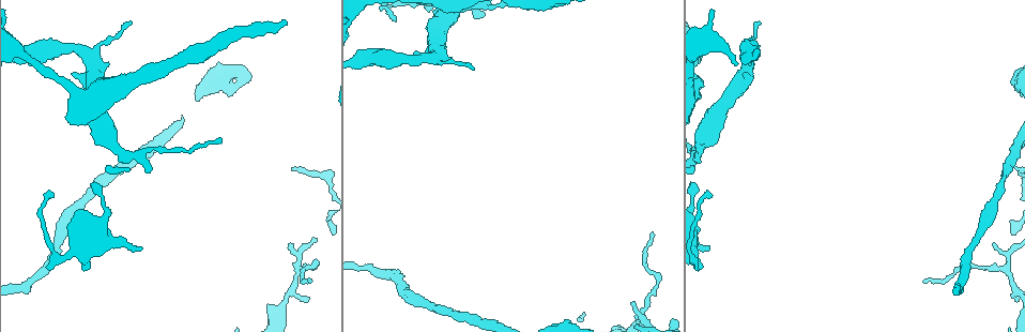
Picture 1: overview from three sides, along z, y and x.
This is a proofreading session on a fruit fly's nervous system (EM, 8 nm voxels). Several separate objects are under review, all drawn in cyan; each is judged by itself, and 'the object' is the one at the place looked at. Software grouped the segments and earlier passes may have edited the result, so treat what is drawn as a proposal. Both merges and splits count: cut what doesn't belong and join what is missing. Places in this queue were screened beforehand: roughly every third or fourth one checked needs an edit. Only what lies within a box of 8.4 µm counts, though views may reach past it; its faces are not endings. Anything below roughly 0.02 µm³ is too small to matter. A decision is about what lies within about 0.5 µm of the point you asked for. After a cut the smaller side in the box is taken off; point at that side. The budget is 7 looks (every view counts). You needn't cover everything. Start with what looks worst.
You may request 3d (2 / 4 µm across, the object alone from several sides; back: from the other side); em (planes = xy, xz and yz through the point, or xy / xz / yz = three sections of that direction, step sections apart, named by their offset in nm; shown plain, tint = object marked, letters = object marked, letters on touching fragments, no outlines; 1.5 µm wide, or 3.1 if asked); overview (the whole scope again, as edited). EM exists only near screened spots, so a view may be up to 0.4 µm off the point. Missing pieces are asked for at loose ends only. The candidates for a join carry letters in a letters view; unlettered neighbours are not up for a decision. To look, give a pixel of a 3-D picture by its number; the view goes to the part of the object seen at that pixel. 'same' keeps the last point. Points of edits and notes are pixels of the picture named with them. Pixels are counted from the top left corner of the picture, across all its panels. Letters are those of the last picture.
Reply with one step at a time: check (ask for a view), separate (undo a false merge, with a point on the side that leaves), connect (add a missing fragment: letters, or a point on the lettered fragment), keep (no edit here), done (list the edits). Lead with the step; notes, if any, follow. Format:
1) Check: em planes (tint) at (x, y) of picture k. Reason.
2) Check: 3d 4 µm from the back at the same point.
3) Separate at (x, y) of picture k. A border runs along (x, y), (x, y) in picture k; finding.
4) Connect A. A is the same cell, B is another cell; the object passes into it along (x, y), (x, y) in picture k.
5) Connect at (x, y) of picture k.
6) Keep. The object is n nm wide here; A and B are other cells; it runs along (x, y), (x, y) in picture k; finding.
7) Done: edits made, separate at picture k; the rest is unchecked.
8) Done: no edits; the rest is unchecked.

Check: 3d 2 µm at (482, 16) of picture 1. Tapers out.

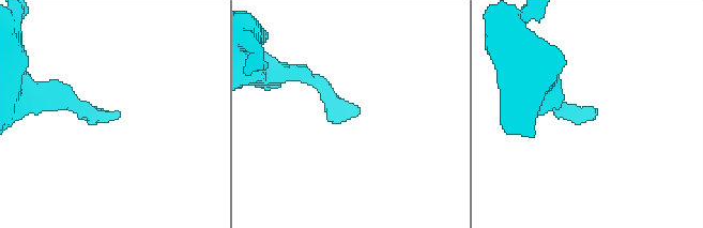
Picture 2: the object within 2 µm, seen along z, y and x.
Check: em planes (tint) at (119, 115) of picture 2. Now the EM.

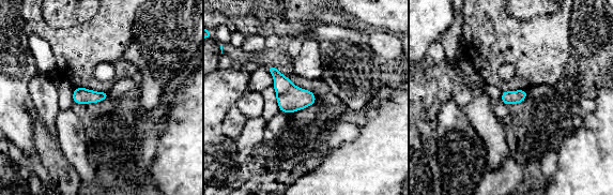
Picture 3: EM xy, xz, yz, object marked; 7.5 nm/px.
Check: em planes (letters) at the same point. See the neighbours.

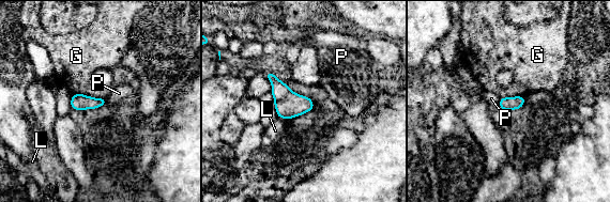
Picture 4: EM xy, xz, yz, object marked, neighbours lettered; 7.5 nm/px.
Keep. The longest contact is with P, 280 nm; G, L and P are other cells; no lettered fragment goes on from it.

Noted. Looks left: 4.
Check: 3d 2 µm at (924, 278) of picture 1. An open end.

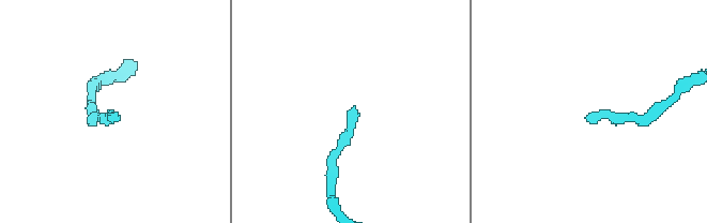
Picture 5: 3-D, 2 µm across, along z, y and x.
Check: em planes (letters) at (356, 110) of picture 5.

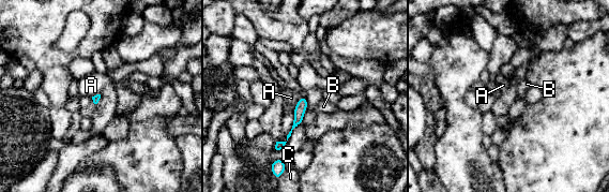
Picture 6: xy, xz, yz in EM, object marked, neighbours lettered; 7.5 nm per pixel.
Keep. A, B and C are other cells; it runs along (303, 100), (299, 119), (288, 137), (278, 146) in picture 6; none of them fits.

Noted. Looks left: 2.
Check: em planes (tint) at (73, 48) of picture 1. Narrows sharply.

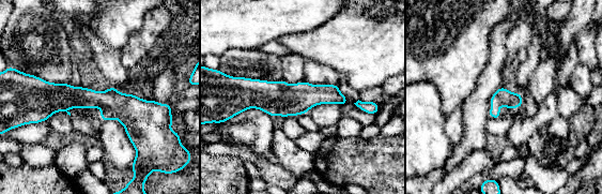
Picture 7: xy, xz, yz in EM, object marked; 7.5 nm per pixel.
Check: em planes (letters) at the same point. See the neighbours.

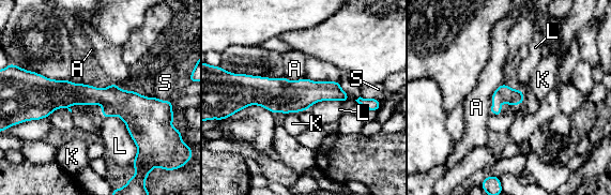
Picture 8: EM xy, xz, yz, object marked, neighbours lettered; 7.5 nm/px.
Keep. A, K, L and S are other cells; it runs along (21, 91), (150, 102) in picture 8; one neuron here.

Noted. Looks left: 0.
Done: no edits; the rest is unchecked.

